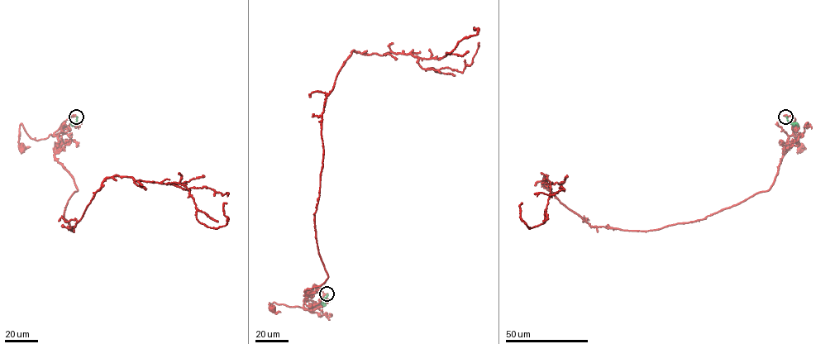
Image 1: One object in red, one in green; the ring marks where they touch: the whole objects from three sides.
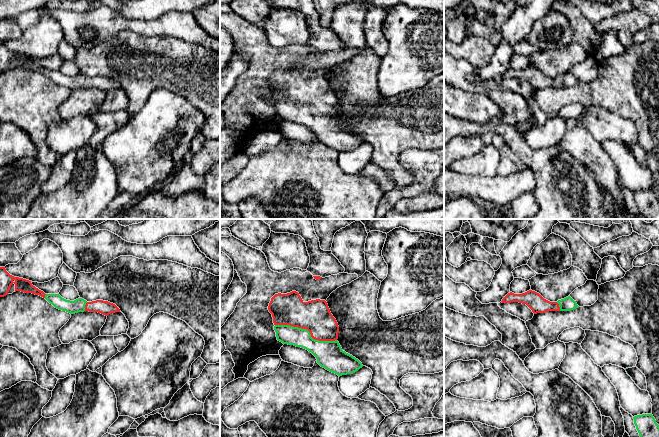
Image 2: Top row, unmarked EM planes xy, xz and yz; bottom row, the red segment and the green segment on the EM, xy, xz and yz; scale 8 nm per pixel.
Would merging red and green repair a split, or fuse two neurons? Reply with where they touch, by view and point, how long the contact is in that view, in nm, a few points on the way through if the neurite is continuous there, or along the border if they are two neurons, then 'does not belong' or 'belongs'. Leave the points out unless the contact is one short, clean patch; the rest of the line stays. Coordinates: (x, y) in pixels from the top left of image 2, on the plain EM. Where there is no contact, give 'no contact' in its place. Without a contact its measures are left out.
meets red in xz at (307, 105); contact 500 nm long; belongs

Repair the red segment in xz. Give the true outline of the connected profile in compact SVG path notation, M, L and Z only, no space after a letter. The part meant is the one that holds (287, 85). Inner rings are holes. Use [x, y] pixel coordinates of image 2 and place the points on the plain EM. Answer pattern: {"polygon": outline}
{"polygon": "M298 68L275 70L268 82L272 90L277 116L283 120L301 123L311 128L317 139L326 146L342 151L353 150L363 143L362 139L342 126L338 115L339 102L325 76L304 78Z"}

